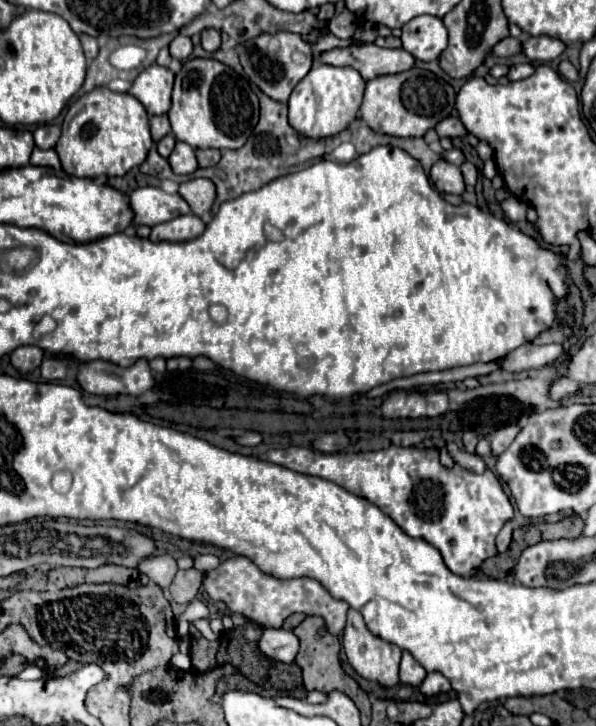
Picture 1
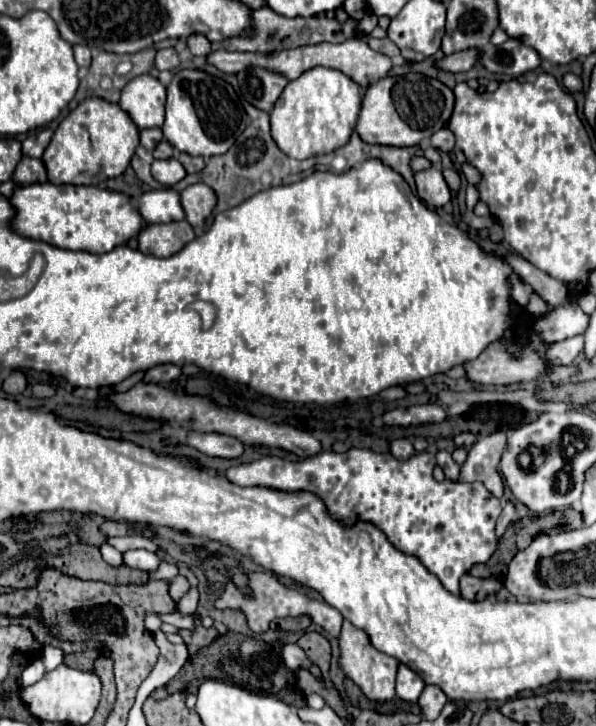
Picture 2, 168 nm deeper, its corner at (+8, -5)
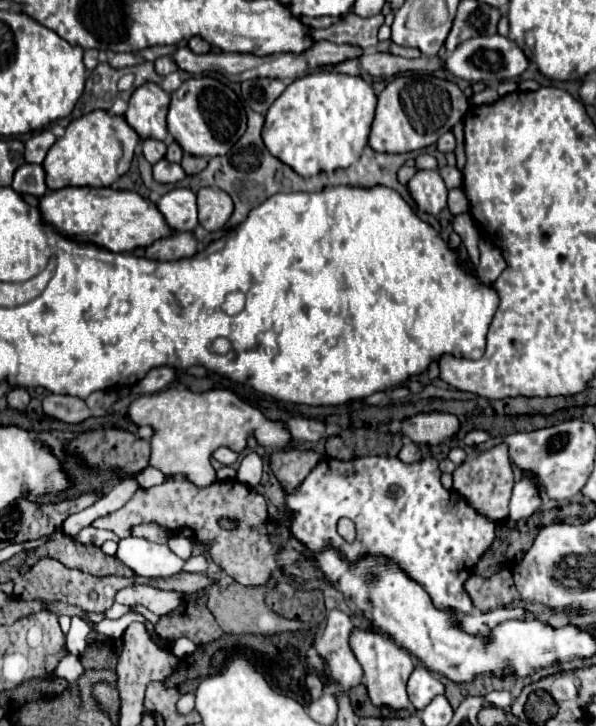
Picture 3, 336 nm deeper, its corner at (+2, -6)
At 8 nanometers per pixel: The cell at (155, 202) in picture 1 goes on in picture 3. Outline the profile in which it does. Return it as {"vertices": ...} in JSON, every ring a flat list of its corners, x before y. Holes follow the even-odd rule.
{"vertices":[[173,188,157,200,157,208,163,214,171,230,193,230,197,226,195,194,189,188]]}

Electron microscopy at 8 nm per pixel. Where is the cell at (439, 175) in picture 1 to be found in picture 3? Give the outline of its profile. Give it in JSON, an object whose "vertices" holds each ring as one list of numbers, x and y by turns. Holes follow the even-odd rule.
{"vertices":[[419,170,409,180,409,192,417,202,419,210,439,214,447,206,447,186,437,170]]}

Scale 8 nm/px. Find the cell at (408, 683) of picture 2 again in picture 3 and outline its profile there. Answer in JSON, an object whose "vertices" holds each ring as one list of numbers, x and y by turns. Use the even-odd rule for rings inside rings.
{"vertices":[[415,666,407,682,407,694,417,710,423,710,437,694,443,694,443,682,423,666]]}

